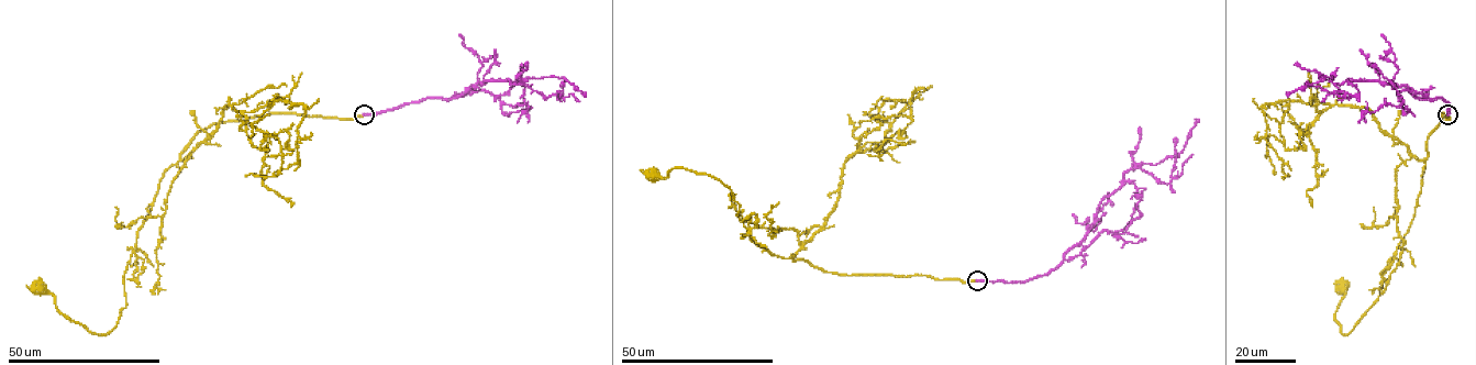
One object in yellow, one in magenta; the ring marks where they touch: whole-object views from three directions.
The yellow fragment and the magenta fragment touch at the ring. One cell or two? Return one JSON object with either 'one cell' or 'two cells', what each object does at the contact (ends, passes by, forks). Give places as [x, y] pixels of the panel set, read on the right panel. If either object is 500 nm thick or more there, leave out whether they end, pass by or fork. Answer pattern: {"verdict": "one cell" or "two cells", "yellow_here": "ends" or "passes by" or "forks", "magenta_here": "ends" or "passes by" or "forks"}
{"verdict": "one cell", "yellow_here": "ends", "magenta_here": "ends"}

